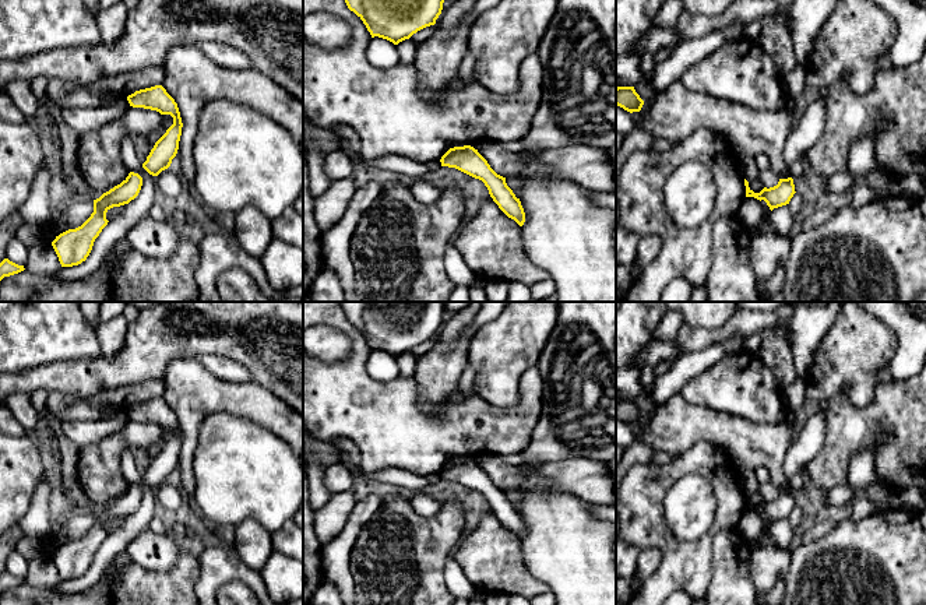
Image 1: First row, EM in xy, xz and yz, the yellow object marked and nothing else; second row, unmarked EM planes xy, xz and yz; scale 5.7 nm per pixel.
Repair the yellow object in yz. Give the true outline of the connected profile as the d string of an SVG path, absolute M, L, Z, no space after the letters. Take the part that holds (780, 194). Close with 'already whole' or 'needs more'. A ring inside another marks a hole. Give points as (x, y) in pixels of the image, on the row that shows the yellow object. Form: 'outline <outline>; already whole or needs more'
outline M792 177L779 179L777 186L770 189L764 187L760 193L754 193L749 187L749 182L746 179L744 179L744 186L746 186L746 197L754 197L760 201L764 200L771 211L774 208L789 204L791 198L796 193Z; already whole

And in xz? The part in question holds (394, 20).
outline M345 0L372 38L398 45L418 31L434 25L444 0Z; already whole

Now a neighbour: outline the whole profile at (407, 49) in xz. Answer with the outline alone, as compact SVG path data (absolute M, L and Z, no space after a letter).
M405 39L397 45L397 50L404 64L415 64L416 45L409 39Z

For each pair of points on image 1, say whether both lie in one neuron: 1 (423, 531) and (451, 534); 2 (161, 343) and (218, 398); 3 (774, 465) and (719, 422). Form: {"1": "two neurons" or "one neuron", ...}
{"1": "one neuron", "2": "two neurons", "3": "one neuron"}

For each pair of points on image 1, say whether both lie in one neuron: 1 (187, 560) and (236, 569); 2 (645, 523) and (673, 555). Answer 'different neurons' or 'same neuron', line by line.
1: different neurons
2: same neuron

